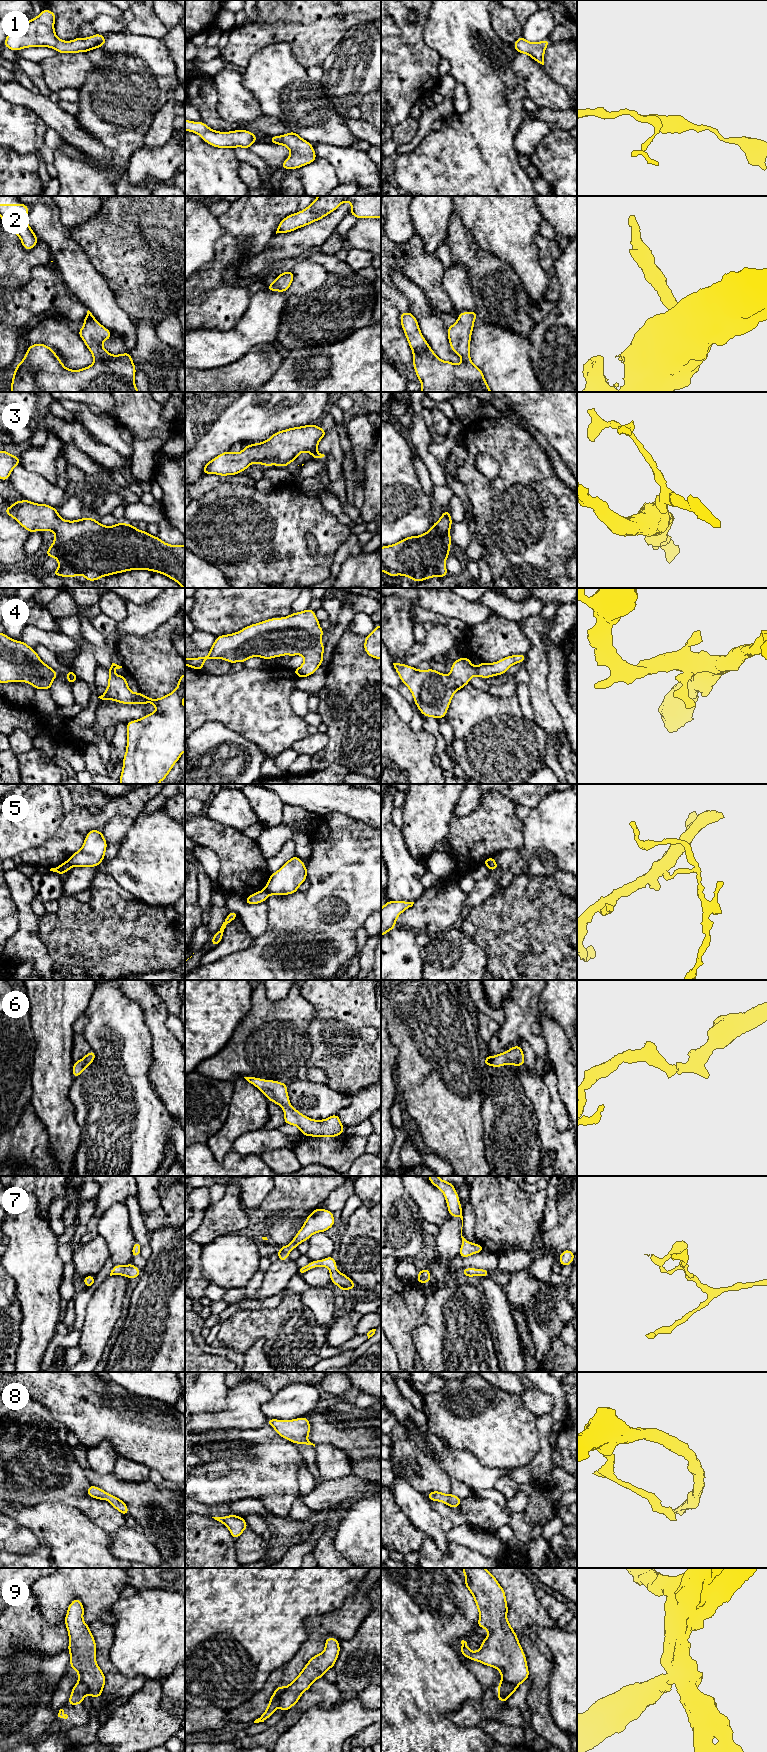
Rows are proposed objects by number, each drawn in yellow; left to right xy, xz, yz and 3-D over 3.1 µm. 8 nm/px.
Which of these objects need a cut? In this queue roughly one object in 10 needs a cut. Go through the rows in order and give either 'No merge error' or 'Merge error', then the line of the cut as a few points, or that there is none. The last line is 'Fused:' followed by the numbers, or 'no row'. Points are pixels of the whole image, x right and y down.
1: No merge error. No split
2: No merge error. No split
3: No merge error. No split
4: No merge error. No split
5: Merge error. Split along xy (68, 860), (72, 865)
6: No merge error. No split
7: No merge error. No split
8: No merge error. No split
9: Merge error. Split along xz (284, 1687), (275, 1707)
Fused: 5, 9

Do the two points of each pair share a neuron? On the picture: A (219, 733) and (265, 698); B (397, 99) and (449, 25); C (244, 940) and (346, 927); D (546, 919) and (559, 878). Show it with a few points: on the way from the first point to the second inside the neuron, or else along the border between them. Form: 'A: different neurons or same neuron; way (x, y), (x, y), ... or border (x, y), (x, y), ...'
A: different neurons; border (204, 723), (219, 721), (247, 740)
B: different neurons; border (423, 27), (423, 40), (441, 57)
C: different neurons; border (255, 937), (251, 945), (233, 952)
D: different neurons; border (551, 876), (555, 885), (566, 895)

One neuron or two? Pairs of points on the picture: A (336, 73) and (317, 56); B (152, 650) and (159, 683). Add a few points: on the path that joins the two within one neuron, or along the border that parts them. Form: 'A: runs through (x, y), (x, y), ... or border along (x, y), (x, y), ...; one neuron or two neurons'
A: border along (339, 44), (321, 66); two neurons
B: runs through (153, 658), (157, 675); one neuron

